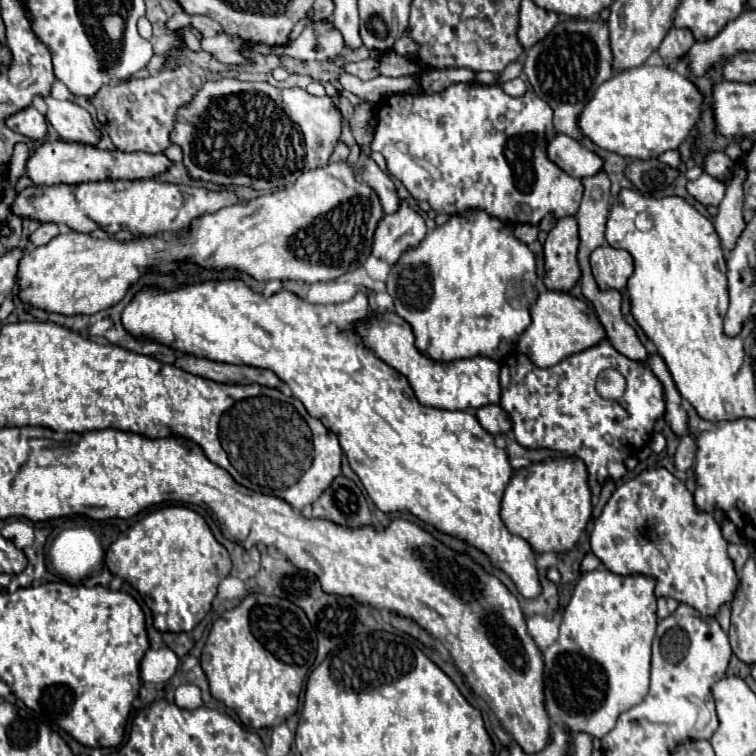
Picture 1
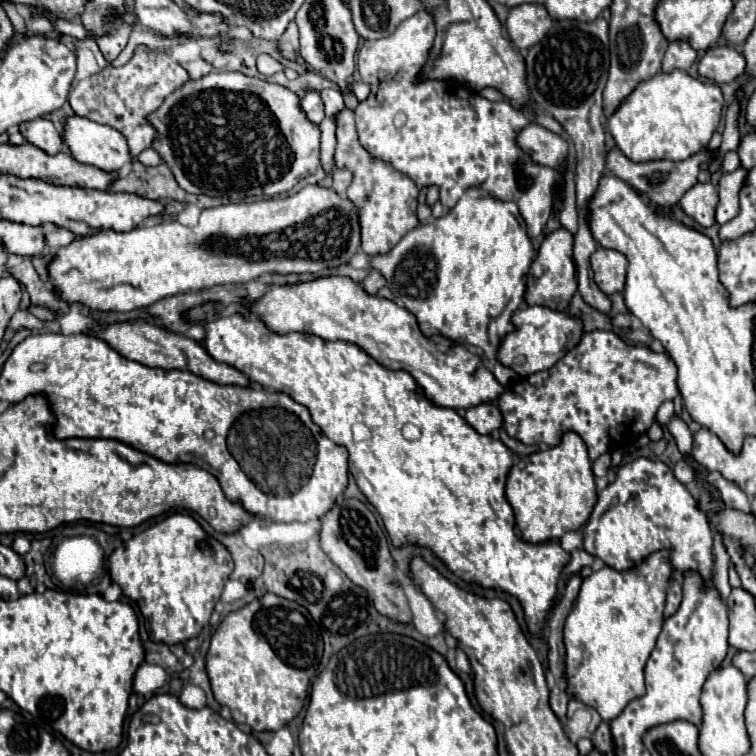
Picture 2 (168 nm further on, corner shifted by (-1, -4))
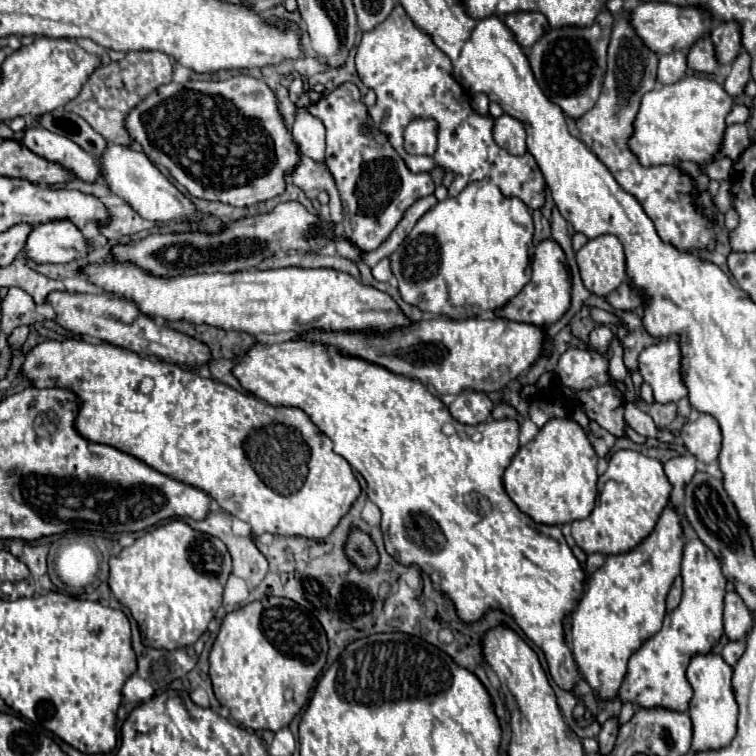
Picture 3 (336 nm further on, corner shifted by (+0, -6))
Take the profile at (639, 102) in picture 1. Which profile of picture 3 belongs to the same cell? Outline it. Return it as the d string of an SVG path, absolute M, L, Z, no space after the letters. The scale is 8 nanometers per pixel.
M682 78L676 84L660 86L644 94L640 112L634 122L630 148L642 166L660 166L680 162L696 162L700 168L710 164L722 150L726 130L726 114L734 100L726 90L708 78Z

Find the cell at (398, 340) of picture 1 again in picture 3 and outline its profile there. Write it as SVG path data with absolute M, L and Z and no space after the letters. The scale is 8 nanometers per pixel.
M104 260L94 262L82 268L88 276L88 282L104 288L106 292L116 292L126 300L138 304L138 308L150 318L164 318L164 320L186 320L192 324L208 324L220 330L234 330L246 334L276 334L276 332L306 332L308 328L318 330L378 330L388 332L394 326L410 324L410 320L402 314L398 304L386 294L372 286L364 286L362 282L354 280L350 274L332 270L332 268L276 268L276 270L240 270L234 274L190 274L178 278L158 278L154 274L146 274L140 266L132 262L118 262L118 260Z

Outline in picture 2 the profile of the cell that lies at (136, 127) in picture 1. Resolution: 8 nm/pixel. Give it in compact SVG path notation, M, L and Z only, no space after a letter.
M137 46L133 58L125 66L109 66L79 82L69 102L75 114L119 130L127 140L131 156L137 158L145 148L151 148L155 138L155 128L147 124L147 116L155 112L155 108L159 108L159 104L163 104L163 100L171 92L175 92L175 88L181 88L187 80L191 80L187 70L181 64L177 64L167 52Z

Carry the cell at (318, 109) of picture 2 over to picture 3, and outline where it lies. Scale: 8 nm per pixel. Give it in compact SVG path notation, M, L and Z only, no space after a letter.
M306 94L300 96L300 100L296 102L296 120L294 120L294 128L292 128L292 138L294 144L298 146L298 152L302 156L308 156L316 162L324 162L324 126L318 118L308 114L310 100Z

